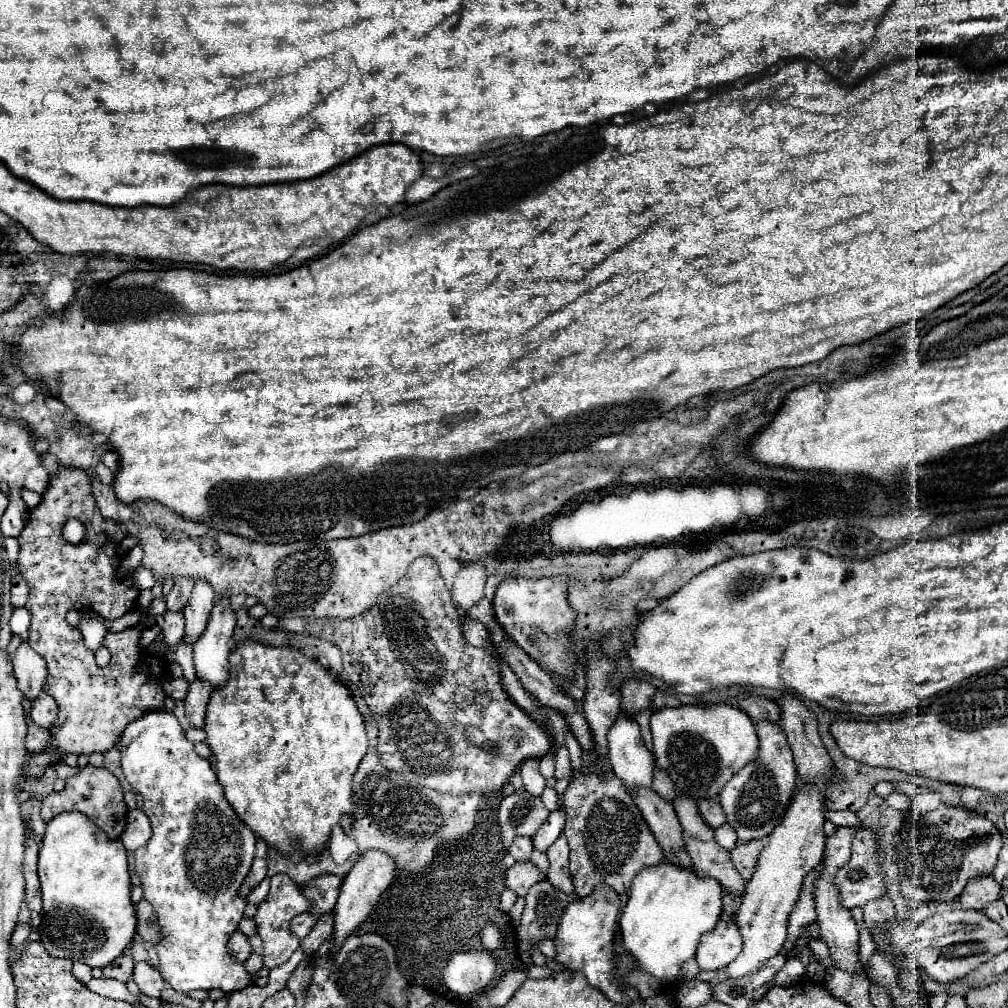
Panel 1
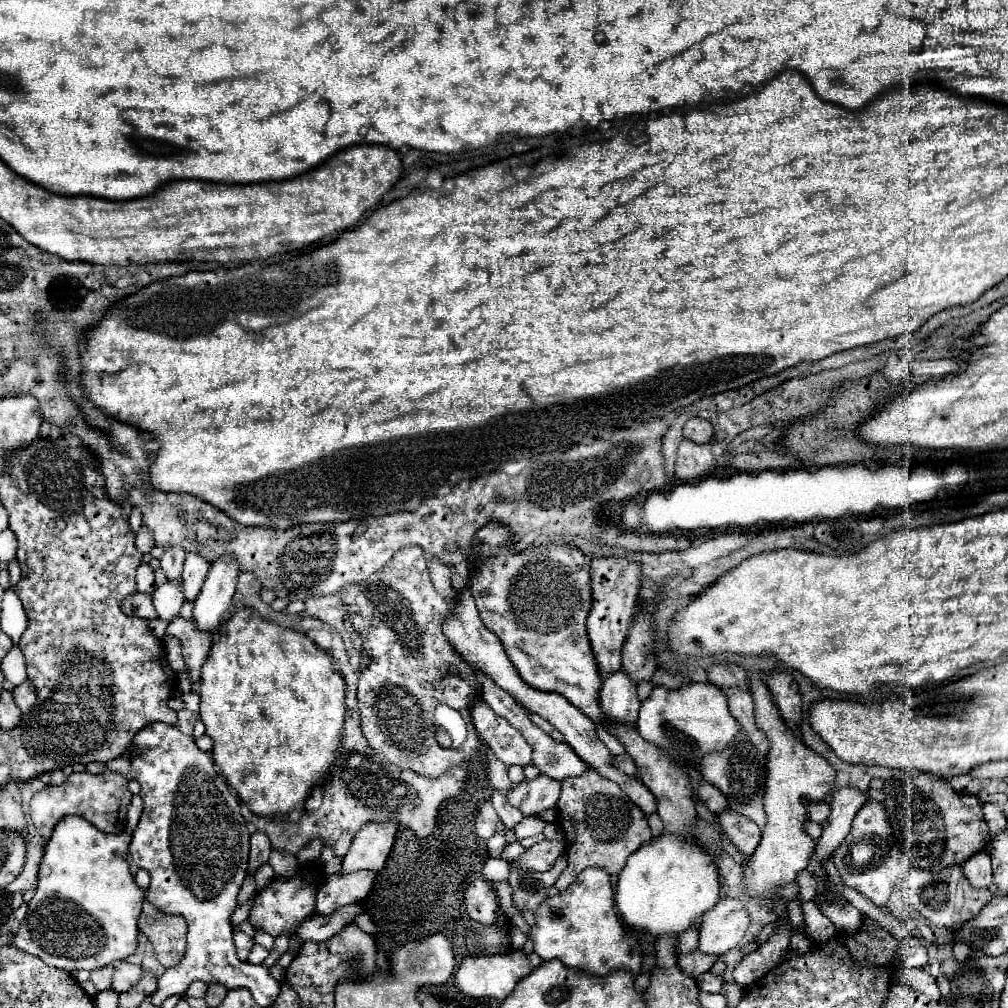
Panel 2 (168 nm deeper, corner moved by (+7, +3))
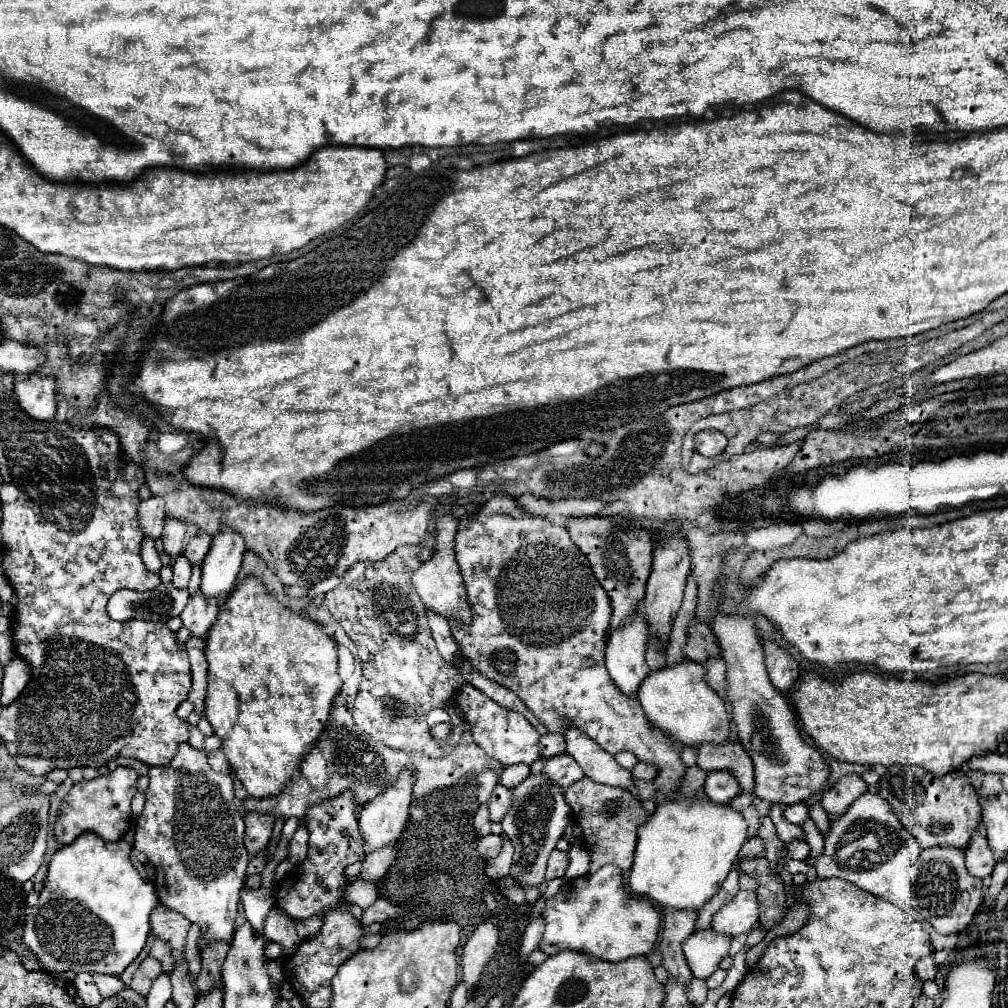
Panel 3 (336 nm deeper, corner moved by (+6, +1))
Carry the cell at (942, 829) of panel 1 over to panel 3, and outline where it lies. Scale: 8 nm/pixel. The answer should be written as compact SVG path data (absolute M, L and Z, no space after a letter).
M896 764L880 778L880 796L890 802L900 822L918 838L922 848L940 844L966 848L970 832L980 826L980 796L960 772L948 772L936 778L920 766Z

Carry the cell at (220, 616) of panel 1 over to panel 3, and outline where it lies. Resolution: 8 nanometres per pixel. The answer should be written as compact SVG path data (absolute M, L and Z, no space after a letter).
M224 526L224 530L220 530L212 540L214 542L202 564L200 590L206 598L228 596L232 592L246 552L244 538L228 526Z

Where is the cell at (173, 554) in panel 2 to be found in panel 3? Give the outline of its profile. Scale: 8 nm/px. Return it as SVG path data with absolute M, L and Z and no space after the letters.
M166 518L166 522L164 522L164 532L162 532L162 544L164 544L164 550L166 550L170 556L180 556L180 554L182 554L184 532L186 532L184 520Z

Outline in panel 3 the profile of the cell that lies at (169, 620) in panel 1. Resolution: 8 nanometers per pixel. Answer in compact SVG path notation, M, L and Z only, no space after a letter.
M184 556L176 558L172 570L174 570L172 584L176 588L186 588L188 586L188 580L190 580L190 572L192 572L192 566L188 566L188 558L184 558Z

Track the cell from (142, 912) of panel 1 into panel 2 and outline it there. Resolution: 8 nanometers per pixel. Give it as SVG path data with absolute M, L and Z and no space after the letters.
M147 900L143 902L143 912L139 916L139 930L153 944L157 960L169 968L175 966L185 952L187 922L181 916L171 916L159 912Z

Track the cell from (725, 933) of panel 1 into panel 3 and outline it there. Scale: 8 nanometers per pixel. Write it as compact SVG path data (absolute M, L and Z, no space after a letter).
M740 890L732 902L722 906L712 920L712 928L716 932L728 934L728 936L738 936L750 932L760 916L758 908L758 898L756 892L752 890Z

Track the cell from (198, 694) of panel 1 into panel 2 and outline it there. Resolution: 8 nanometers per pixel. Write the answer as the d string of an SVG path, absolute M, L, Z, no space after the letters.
M175 618L173 622L169 622L165 634L167 636L175 636L175 638L181 640L185 666L187 666L187 672L189 672L189 678L191 678L191 684L193 684L191 692L197 692L199 680L201 680L201 666L205 664L205 660L209 656L213 638L203 634L203 632L199 632L195 628L193 620L187 622L183 618Z

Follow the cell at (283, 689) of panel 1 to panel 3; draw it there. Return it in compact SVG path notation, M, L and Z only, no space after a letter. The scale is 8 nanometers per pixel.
M248 576L234 588L218 612L212 630L206 638L208 660L208 694L204 704L204 716L214 728L214 734L222 738L222 750L236 774L252 798L268 798L282 790L302 762L308 746L312 746L328 724L330 708L340 692L342 680L336 664L334 640L304 614L294 614L272 598L260 578Z

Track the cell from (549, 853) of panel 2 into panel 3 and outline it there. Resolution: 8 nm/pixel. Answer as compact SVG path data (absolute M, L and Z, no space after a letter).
M554 850L550 854L550 860L548 860L548 868L546 868L546 880L554 880L554 878L564 878L564 872L570 864L570 858L568 858L568 852L560 852L560 850Z

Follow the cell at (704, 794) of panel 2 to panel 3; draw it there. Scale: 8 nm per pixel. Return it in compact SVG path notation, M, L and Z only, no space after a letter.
M716 770L716 772L708 772L704 792L714 802L730 802L740 792L740 788L738 788L736 776L732 772Z

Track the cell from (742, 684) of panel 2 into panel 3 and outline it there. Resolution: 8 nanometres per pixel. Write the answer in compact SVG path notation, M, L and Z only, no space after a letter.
M696 616L690 620L688 640L686 640L682 652L688 660L694 660L694 662L704 662L706 658L720 656L718 642L716 642L710 626L706 626L706 622L702 622Z

